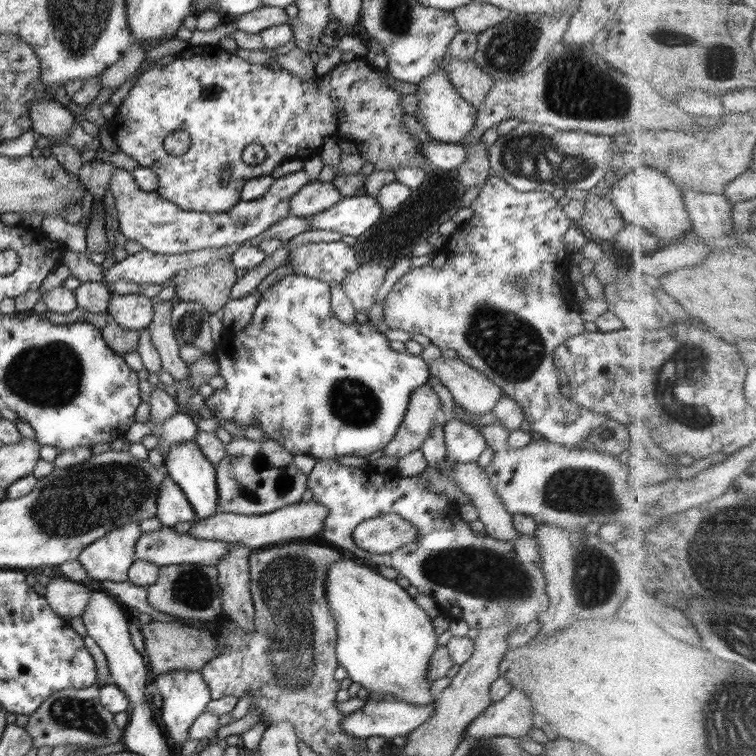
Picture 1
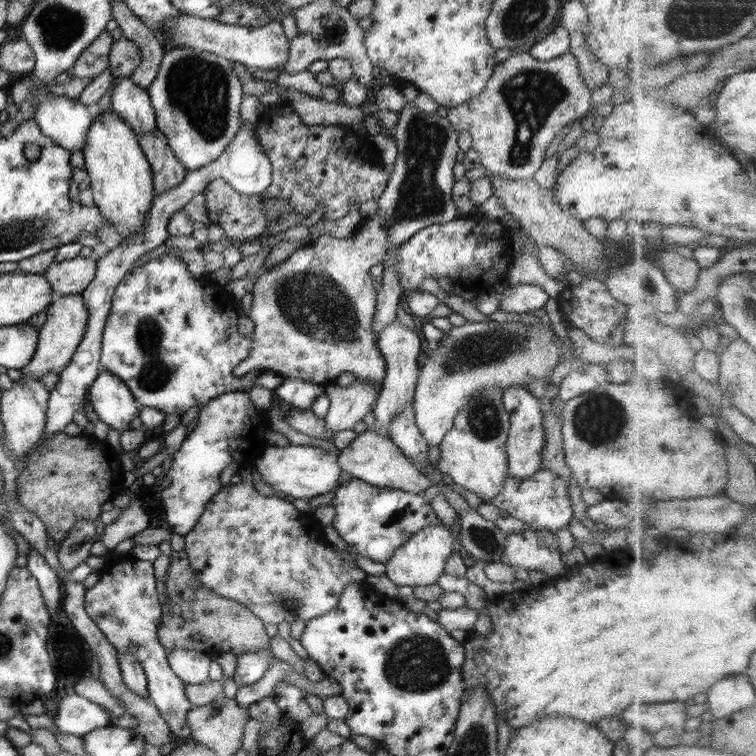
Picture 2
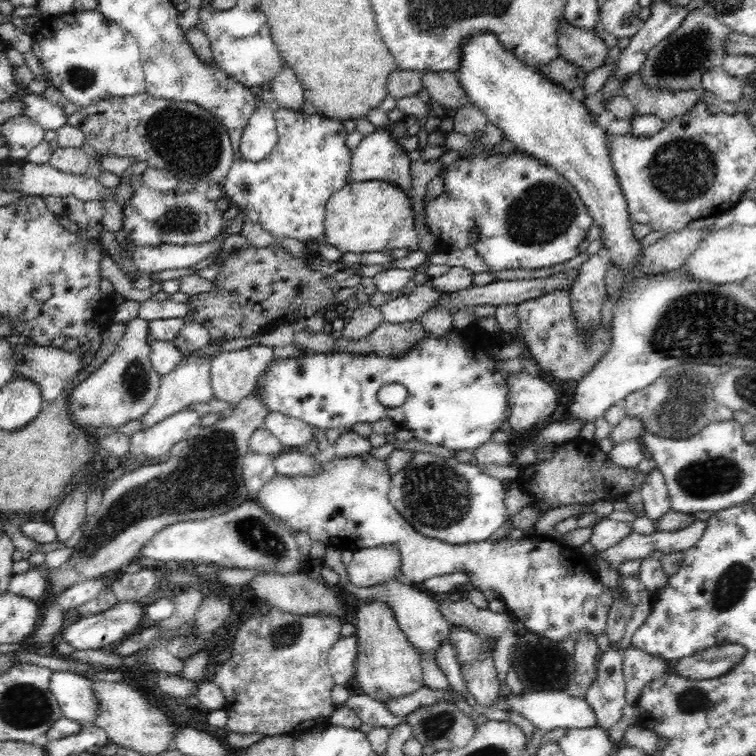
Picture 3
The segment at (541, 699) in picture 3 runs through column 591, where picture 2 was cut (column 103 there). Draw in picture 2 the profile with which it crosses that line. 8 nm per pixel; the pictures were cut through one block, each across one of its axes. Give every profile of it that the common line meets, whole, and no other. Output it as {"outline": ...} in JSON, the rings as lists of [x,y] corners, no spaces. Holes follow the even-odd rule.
{"outline":[[[72,693],[62,697],[57,703],[57,713],[53,718],[58,733],[84,737],[96,728],[110,726],[110,713],[86,697]]]}

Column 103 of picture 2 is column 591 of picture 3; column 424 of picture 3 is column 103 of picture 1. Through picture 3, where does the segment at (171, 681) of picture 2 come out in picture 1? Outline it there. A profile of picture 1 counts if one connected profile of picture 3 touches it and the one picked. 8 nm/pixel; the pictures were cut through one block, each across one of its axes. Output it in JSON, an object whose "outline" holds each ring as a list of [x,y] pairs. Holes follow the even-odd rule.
{"outline":[[[129,522],[91,543],[77,558],[94,581],[128,581],[129,568],[135,560],[134,547],[143,532],[139,522]]]}

